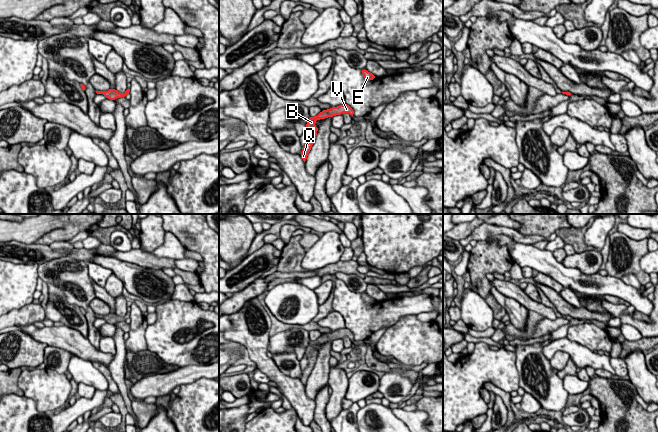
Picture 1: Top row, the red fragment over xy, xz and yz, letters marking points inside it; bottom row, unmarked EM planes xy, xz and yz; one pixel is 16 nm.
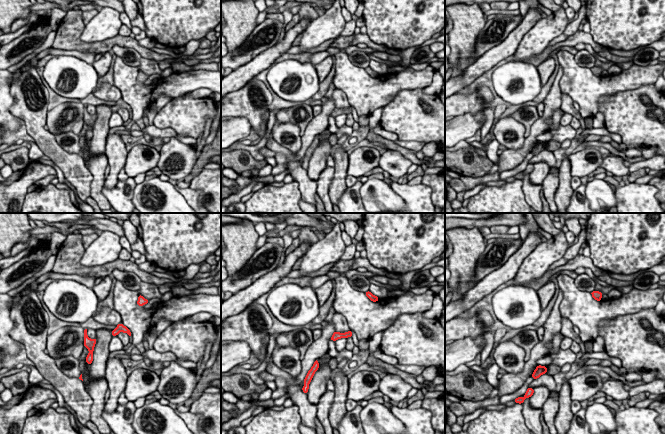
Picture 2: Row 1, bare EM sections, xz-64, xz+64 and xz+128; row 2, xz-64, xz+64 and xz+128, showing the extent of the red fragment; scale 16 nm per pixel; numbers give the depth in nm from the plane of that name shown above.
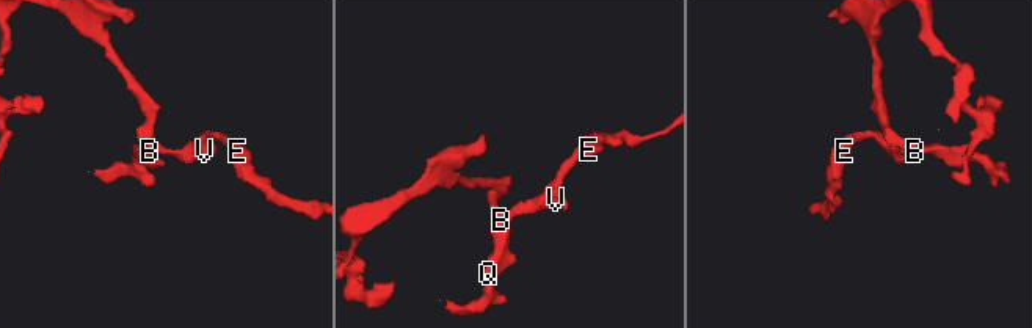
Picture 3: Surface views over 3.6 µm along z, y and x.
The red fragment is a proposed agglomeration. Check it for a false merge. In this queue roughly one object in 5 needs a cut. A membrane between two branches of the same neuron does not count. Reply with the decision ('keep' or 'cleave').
keep

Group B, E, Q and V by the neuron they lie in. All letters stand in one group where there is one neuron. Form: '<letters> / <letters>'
B E Q V

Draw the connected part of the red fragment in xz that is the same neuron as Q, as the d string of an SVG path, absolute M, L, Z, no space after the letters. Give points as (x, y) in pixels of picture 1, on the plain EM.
M343 328L337 331L332 331L327 334L322 334L317 340L309 341L309 345L307 346L305 352L305 355L308 357L309 364L307 368L303 371L300 379L304 386L306 385L307 380L317 360L318 351L315 350L315 346L320 343L333 341L336 339L342 339L343 337L349 337L351 340L353 340L354 334L349 329Z

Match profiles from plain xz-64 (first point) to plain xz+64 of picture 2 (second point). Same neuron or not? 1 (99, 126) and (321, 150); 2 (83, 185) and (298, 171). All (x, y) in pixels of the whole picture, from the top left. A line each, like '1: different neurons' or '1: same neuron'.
1: same neuron
2: same neuron

